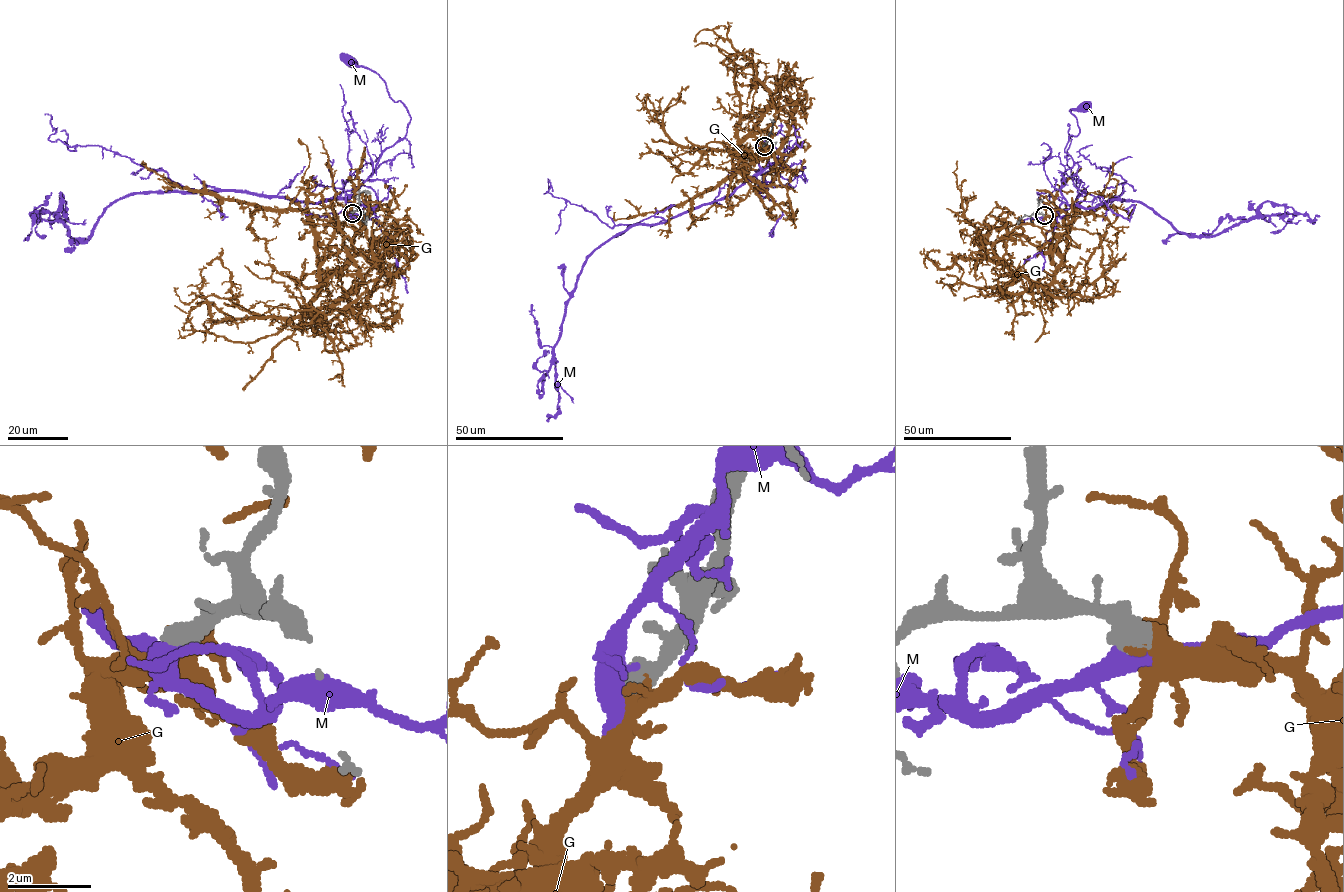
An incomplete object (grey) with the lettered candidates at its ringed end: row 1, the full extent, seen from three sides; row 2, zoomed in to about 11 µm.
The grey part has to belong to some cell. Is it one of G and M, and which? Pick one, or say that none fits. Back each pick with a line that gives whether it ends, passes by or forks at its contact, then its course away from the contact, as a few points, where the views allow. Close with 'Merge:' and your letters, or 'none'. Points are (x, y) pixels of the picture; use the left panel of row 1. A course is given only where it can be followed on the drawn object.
G: it forks there; it runs (352, 213), (319, 266), (312, 309), (327, 308), (361, 279), (335, 272), (304, 287), (269, 265), (256, 264)
Merge: G

